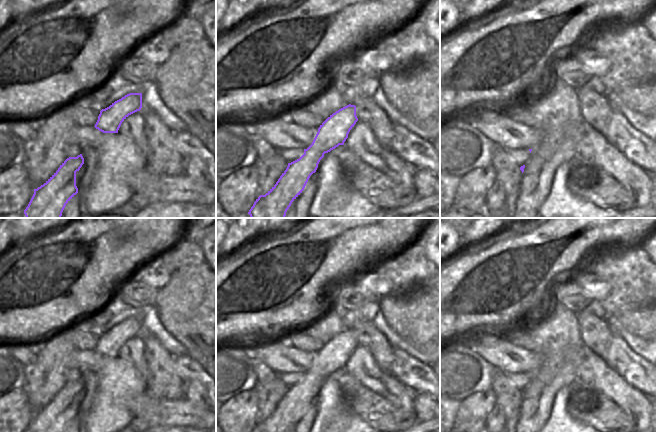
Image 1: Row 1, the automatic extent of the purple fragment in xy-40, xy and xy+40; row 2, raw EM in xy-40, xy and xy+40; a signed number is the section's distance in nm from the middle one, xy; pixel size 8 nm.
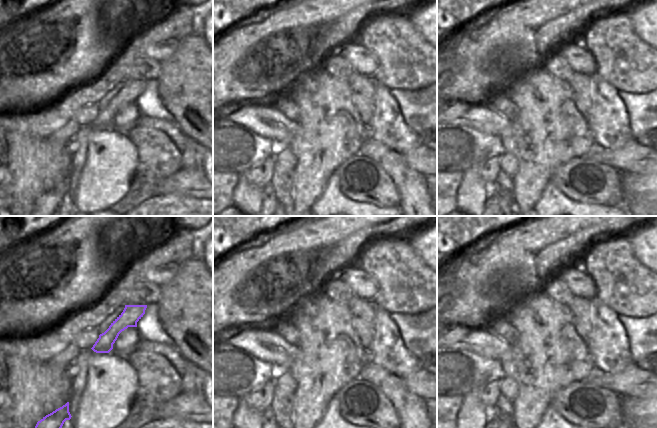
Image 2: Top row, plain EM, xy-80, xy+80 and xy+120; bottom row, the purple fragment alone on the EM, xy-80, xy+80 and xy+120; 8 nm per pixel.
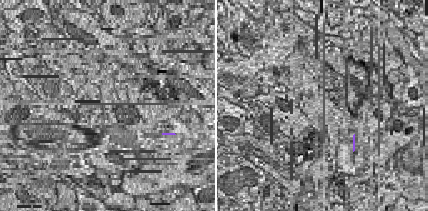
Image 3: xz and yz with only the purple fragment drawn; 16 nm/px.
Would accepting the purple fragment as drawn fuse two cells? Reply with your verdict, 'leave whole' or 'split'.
leave whole

